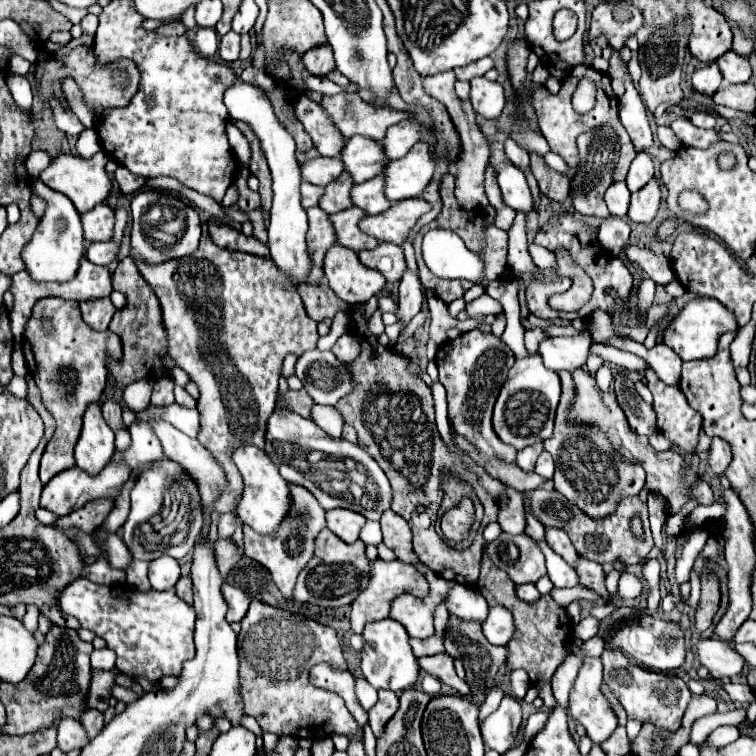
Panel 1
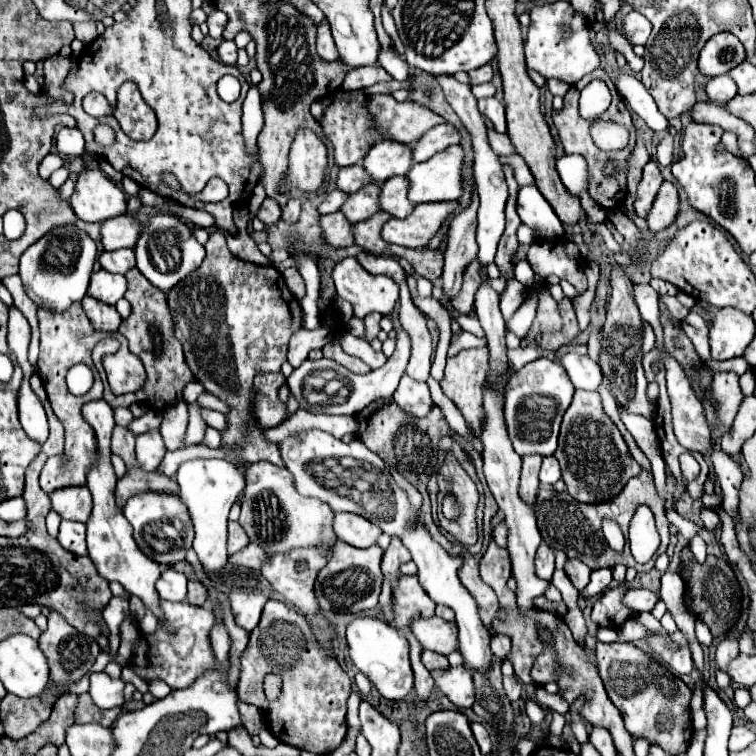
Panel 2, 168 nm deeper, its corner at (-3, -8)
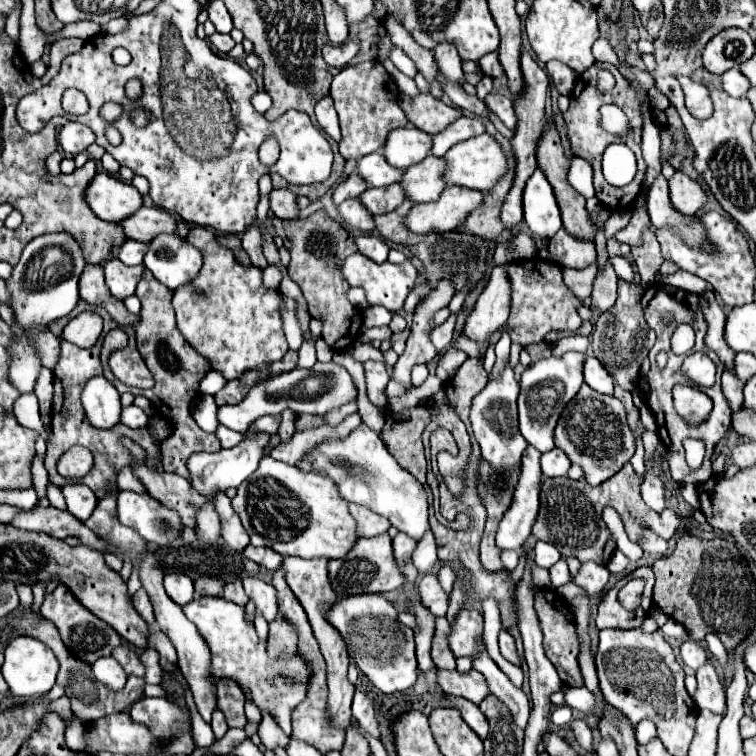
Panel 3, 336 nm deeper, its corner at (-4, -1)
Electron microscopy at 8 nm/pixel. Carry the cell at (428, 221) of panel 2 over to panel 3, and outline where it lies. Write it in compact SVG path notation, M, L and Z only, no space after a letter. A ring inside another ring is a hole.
M448 186L436 202L416 204L406 216L406 226L416 234L448 232L462 226L470 212L484 202L484 192Z

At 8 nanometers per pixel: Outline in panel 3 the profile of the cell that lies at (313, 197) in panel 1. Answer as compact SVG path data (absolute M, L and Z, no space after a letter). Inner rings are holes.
M350 174L350 176L348 176L344 182L340 182L338 188L334 190L334 202L340 204L340 202L344 202L344 200L348 200L348 198L356 198L356 196L360 196L366 188L368 188L368 184L366 184L358 174Z

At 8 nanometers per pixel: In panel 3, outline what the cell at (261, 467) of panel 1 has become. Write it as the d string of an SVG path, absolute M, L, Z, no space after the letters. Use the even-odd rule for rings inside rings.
M270 456L260 460L258 470L242 482L238 494L232 498L232 506L242 520L242 526L250 534L252 546L268 546L284 556L300 556L300 558L344 558L348 550L358 540L356 520L348 512L348 502L340 498L336 484L318 472L302 472L296 466L288 466Z

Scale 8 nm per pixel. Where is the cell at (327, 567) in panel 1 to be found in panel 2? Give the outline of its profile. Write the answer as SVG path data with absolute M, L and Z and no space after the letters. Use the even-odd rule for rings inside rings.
M337 541L331 549L331 557L327 565L319 571L315 581L315 597L321 611L331 613L361 613L377 607L377 599L381 593L383 573L381 573L381 557L383 551L379 545L357 549L343 541Z

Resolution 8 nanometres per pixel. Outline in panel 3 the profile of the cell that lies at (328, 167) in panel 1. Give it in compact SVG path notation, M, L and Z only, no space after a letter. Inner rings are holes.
M372 152L358 160L356 174L360 174L368 182L368 186L390 186L394 182L400 182L404 170L388 166L386 158L380 152Z

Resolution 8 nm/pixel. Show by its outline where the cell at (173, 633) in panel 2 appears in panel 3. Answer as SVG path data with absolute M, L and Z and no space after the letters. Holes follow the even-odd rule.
M194 598L188 606L182 608L186 618L196 624L202 638L208 642L212 652L212 672L222 678L234 678L244 694L260 708L268 712L276 724L290 736L292 734L292 710L306 698L310 670L304 658L296 652L292 658L272 660L266 652L266 640L260 640L254 624L246 618L246 608L234 604L226 598Z

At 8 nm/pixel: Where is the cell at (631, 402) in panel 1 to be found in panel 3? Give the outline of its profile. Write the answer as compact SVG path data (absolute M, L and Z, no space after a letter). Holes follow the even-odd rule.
M620 280L616 304L610 310L600 314L598 322L594 324L594 334L592 334L594 356L602 362L602 366L614 376L616 384L622 386L624 390L636 388L640 364L648 356L648 352L656 340L654 330L648 328L648 324L642 316L642 306L640 306L642 292L644 292L644 288L640 284L630 284L630 282Z

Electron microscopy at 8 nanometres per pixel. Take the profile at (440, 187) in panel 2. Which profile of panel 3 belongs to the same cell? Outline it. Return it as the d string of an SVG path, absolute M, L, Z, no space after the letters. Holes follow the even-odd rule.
M486 132L480 134L476 138L468 138L456 146L452 146L446 156L448 160L448 172L446 172L446 182L448 184L458 184L458 186L468 186L468 188L476 188L476 190L492 190L496 186L496 182L506 174L508 170L508 156L502 150L502 146Z

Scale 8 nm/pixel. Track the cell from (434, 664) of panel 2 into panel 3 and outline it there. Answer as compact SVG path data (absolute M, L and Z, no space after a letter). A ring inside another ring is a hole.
M436 620L434 640L432 640L432 660L440 670L454 670L456 658L452 650L448 650L448 622Z

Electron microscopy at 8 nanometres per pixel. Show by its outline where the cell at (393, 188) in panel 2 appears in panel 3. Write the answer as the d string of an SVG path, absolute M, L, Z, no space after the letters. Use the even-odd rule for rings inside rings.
M428 156L422 162L410 166L402 178L402 186L406 190L406 198L412 202L432 202L440 198L444 188L446 160L438 156Z

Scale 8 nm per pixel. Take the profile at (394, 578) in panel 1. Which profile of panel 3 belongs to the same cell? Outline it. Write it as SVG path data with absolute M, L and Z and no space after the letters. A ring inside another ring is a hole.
M426 574L420 580L420 598L422 598L422 604L434 616L446 616L446 610L448 610L448 594L440 586L436 574Z

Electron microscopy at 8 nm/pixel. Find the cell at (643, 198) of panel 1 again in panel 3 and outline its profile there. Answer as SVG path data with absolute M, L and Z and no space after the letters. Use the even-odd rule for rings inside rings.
M676 172L670 180L670 198L678 212L682 214L696 214L708 200L702 186L688 178L684 172Z

